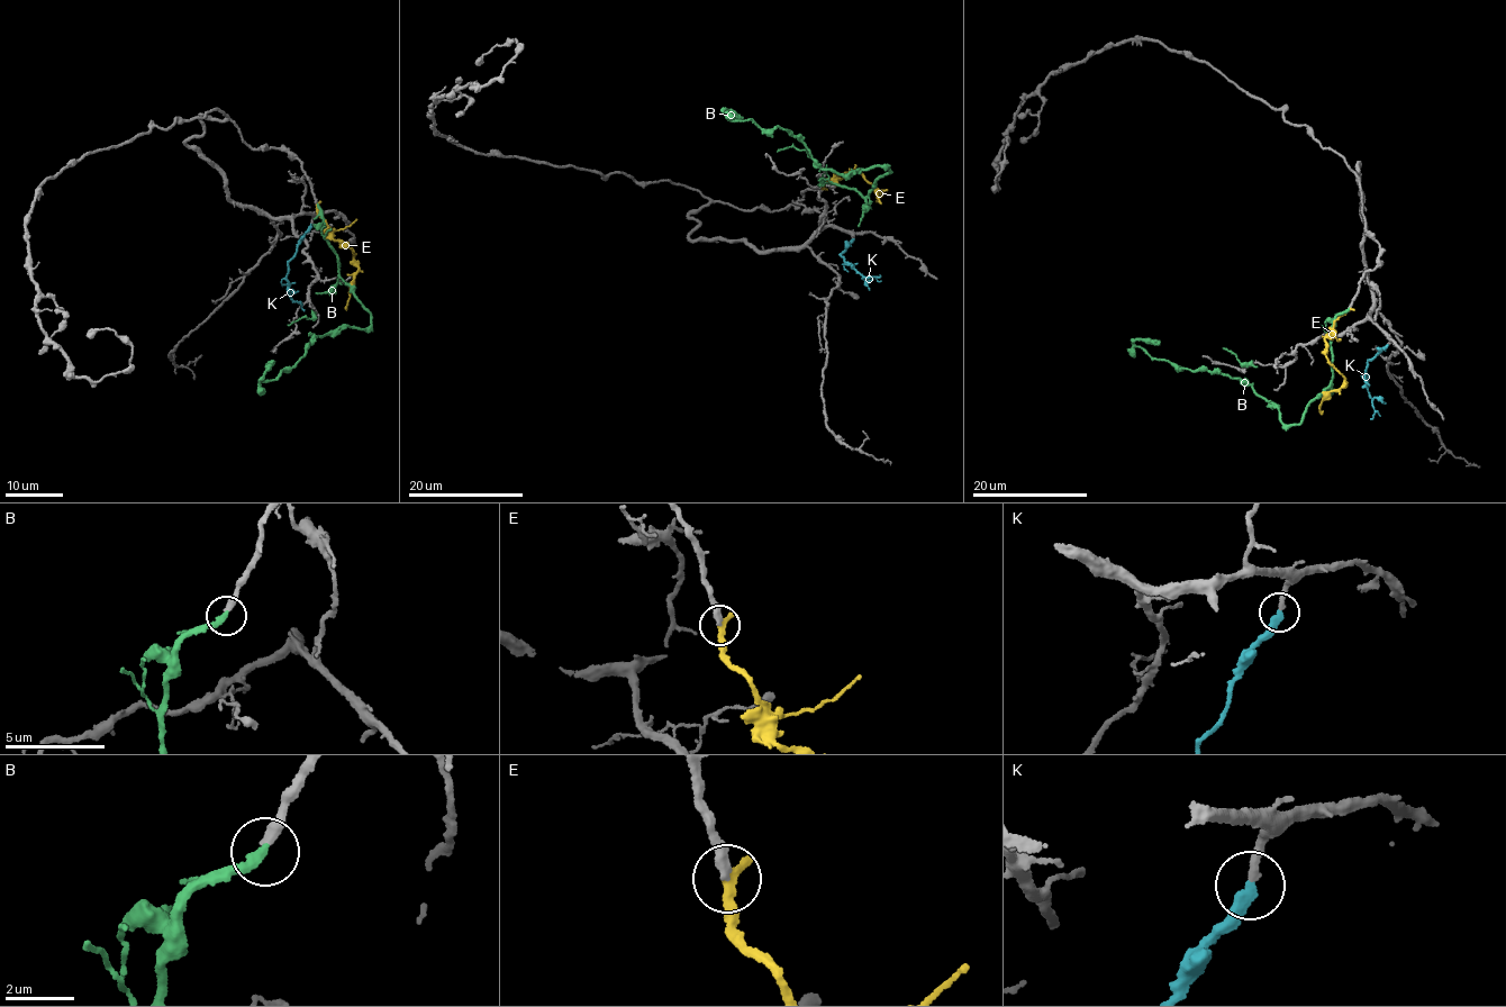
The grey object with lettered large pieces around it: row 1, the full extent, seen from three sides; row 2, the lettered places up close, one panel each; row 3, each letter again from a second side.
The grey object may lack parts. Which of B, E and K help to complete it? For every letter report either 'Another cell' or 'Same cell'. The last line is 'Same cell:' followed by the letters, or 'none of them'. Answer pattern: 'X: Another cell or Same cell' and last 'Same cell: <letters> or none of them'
B: Same cell
E: Another cell
K: Same cell
Same cell: B, K

